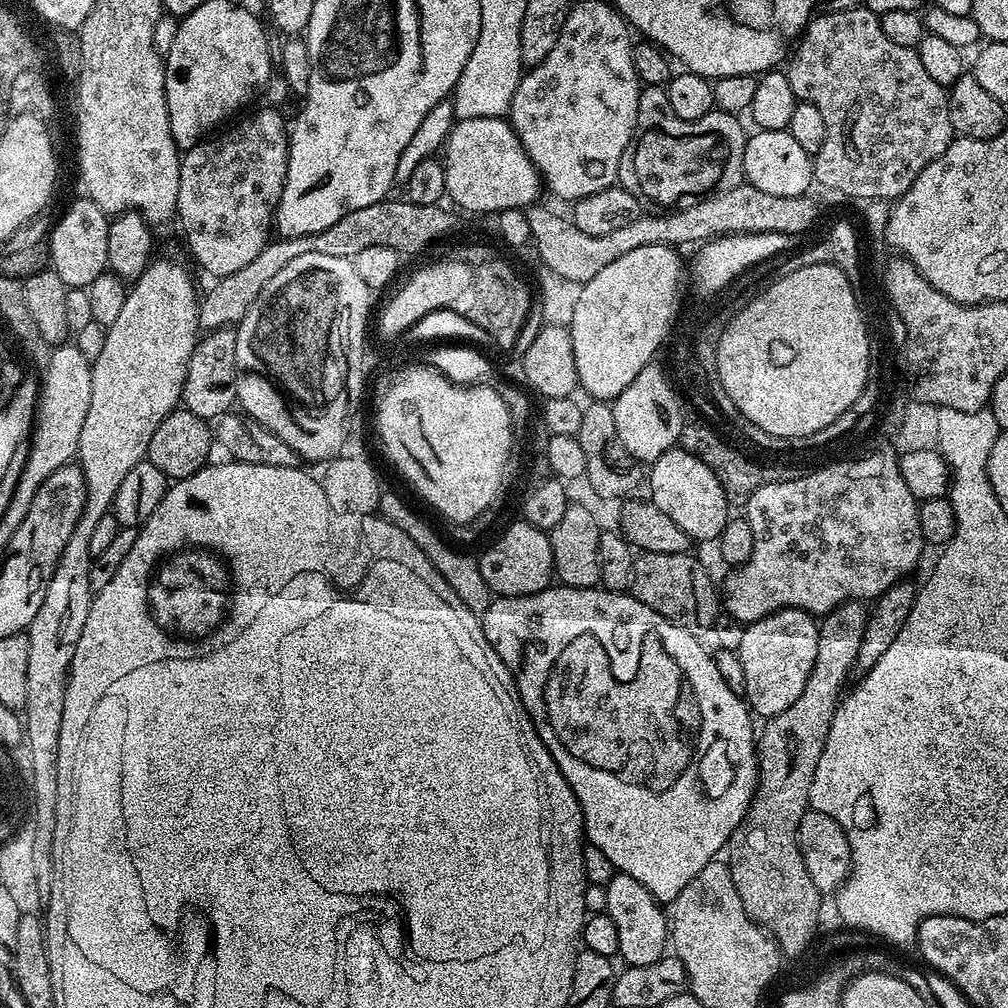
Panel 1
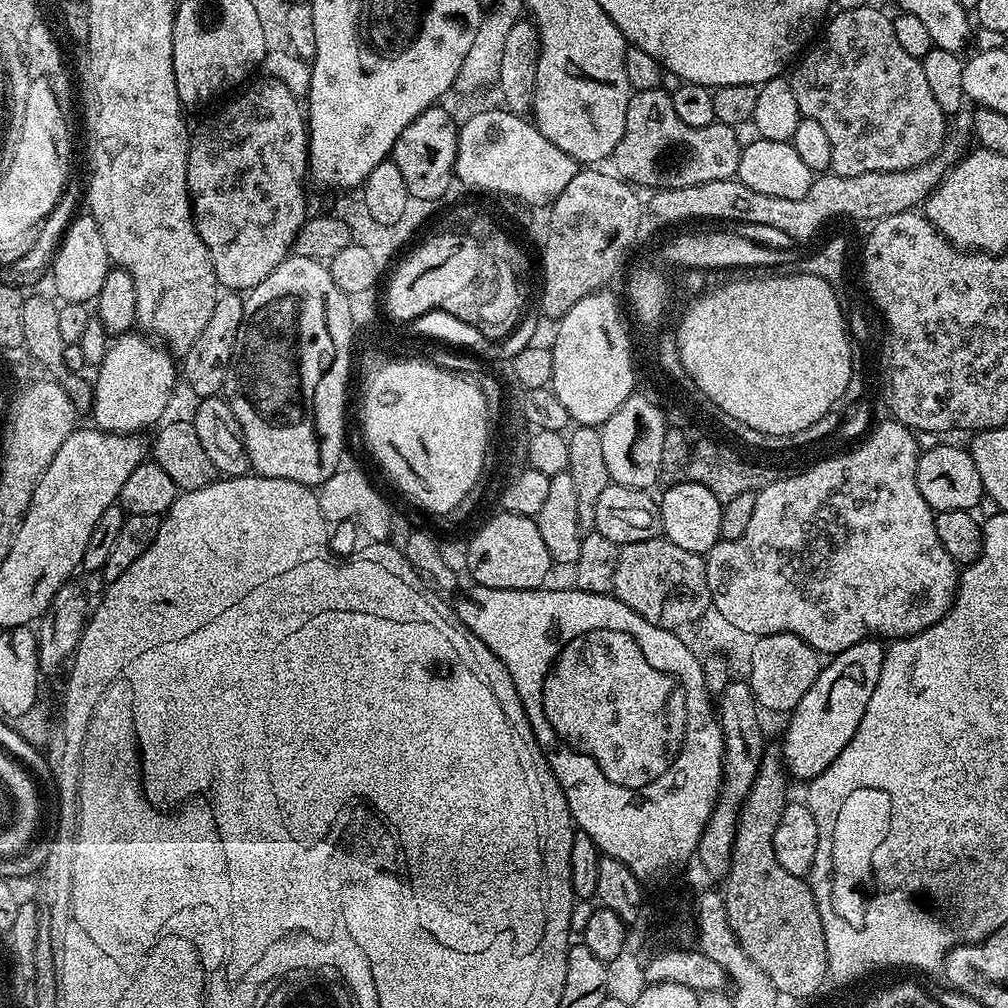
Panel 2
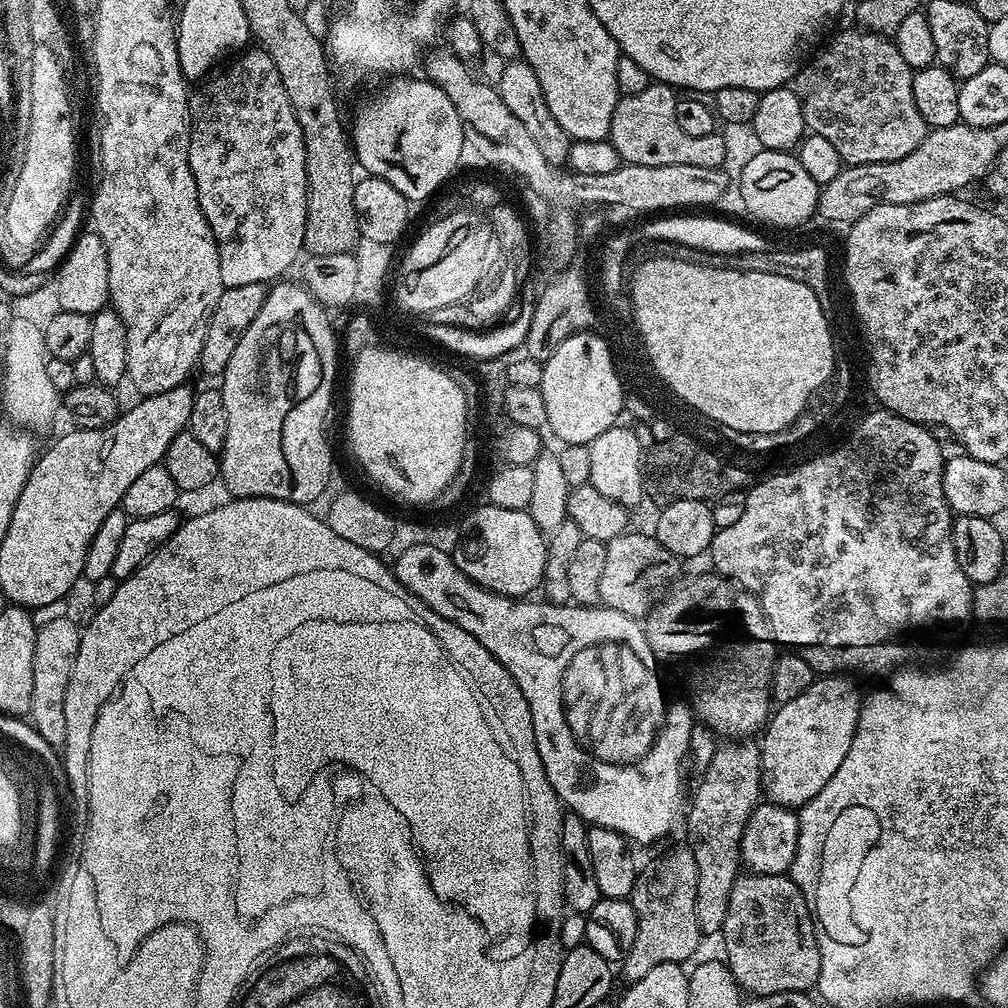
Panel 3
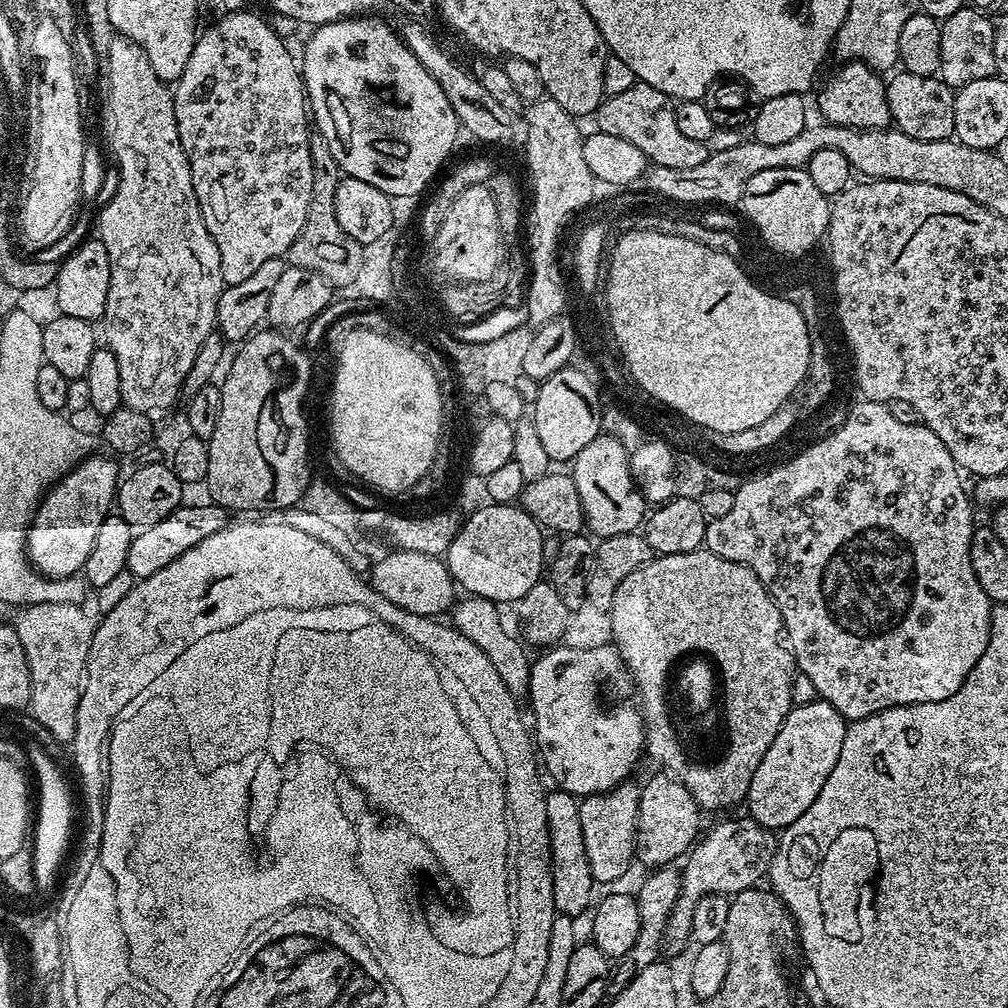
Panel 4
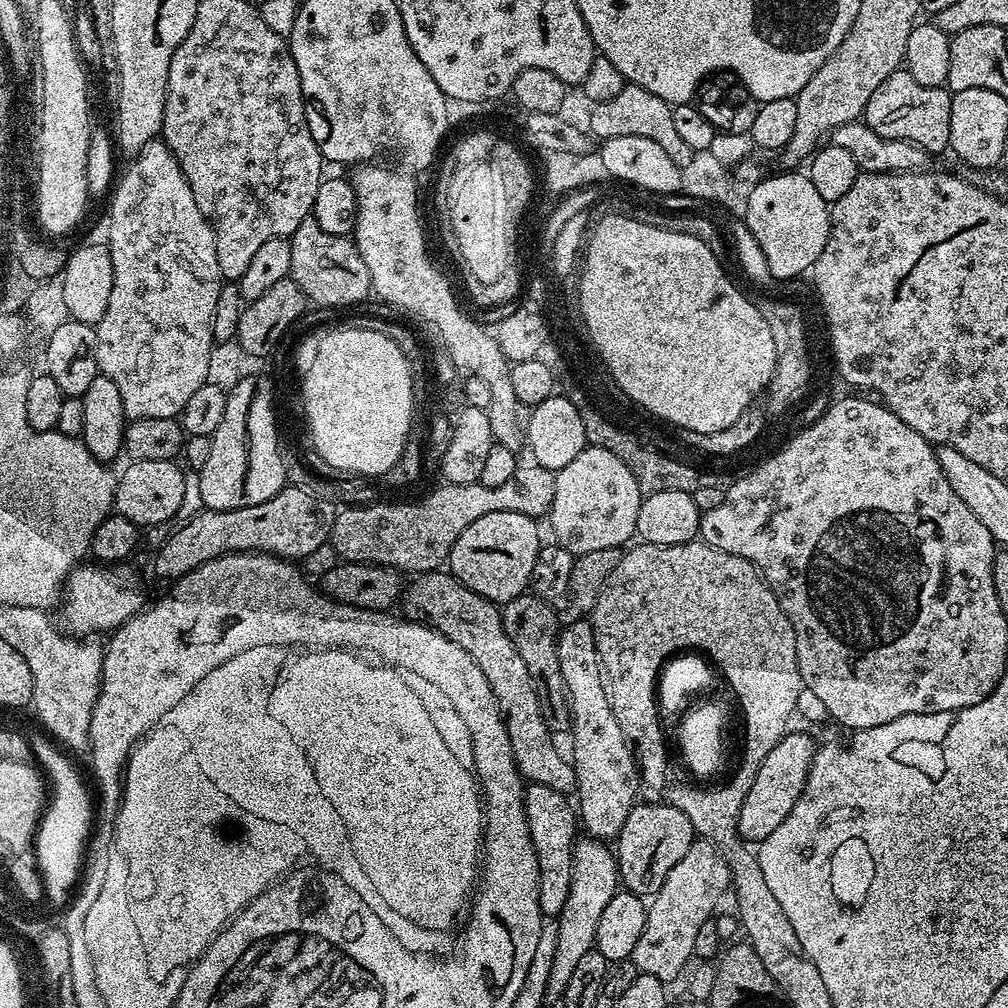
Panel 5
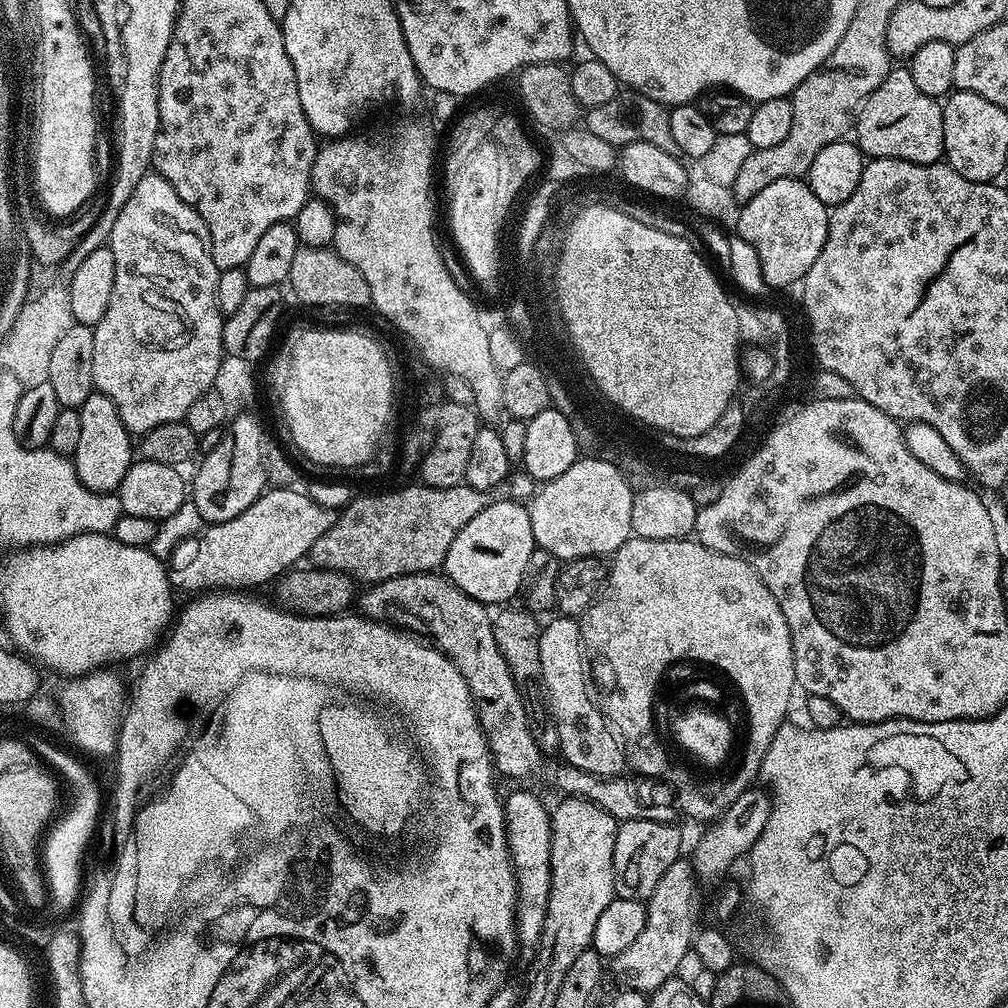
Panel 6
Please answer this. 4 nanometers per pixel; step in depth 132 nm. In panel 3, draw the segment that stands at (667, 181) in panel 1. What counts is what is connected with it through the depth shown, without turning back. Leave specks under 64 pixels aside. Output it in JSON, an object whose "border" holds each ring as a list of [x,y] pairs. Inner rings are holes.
{"border":[[[651,82],[638,94],[629,96],[621,95],[620,101],[614,106],[614,114],[610,118],[610,130],[608,138],[618,150],[621,161],[625,164],[637,164],[638,166],[702,166],[703,168],[723,168],[726,158],[725,143],[719,131],[710,134],[702,134],[702,138],[693,138],[691,134],[685,134],[678,127],[678,117],[674,115],[676,101],[678,99],[677,89],[671,84]]]}

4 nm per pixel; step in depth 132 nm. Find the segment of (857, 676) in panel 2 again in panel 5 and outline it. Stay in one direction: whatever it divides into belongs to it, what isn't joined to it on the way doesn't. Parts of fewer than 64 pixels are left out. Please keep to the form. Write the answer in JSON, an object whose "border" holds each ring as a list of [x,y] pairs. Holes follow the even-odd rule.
{"border":[[[792,730],[776,743],[770,754],[766,754],[762,766],[758,766],[758,774],[738,814],[736,828],[740,832],[741,840],[745,842],[765,840],[770,834],[774,834],[774,830],[778,830],[778,826],[782,826],[782,822],[786,822],[786,814],[794,810],[794,802],[798,802],[798,798],[804,793],[817,747],[817,741],[812,741],[806,733]]]}

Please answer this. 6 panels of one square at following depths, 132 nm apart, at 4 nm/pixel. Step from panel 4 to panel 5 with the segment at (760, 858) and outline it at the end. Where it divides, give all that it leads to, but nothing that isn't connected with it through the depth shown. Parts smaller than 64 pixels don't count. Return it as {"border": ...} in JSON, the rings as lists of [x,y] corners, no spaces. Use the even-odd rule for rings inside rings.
{"border":[[[697,839],[651,897],[642,938],[638,938],[638,946],[634,946],[630,957],[635,971],[665,982],[678,979],[688,959],[693,959],[698,929],[702,922],[713,919],[716,903],[723,898],[724,891],[729,891],[731,883],[732,874],[719,850],[708,840]]]}

